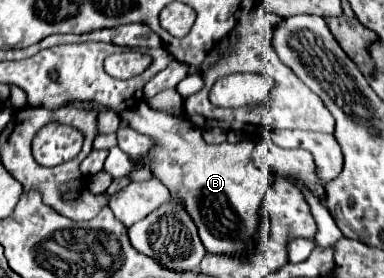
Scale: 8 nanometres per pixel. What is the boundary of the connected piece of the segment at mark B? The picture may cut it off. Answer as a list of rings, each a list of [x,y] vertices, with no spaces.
[[[144,101],[132,109],[118,111],[118,117],[128,127],[148,135],[154,141],[154,147],[150,147],[146,155],[132,159],[115,146],[109,150],[104,171],[112,177],[124,177],[144,167],[150,169],[150,173],[160,179],[176,199],[186,203],[186,211],[190,211],[208,253],[242,259],[252,257],[256,251],[256,235],[262,225],[262,199],[274,183],[274,171],[270,171],[270,167],[256,169],[252,165],[252,141],[244,139],[238,143],[206,145],[202,141],[202,131],[196,125],[160,111],[156,113]]]

